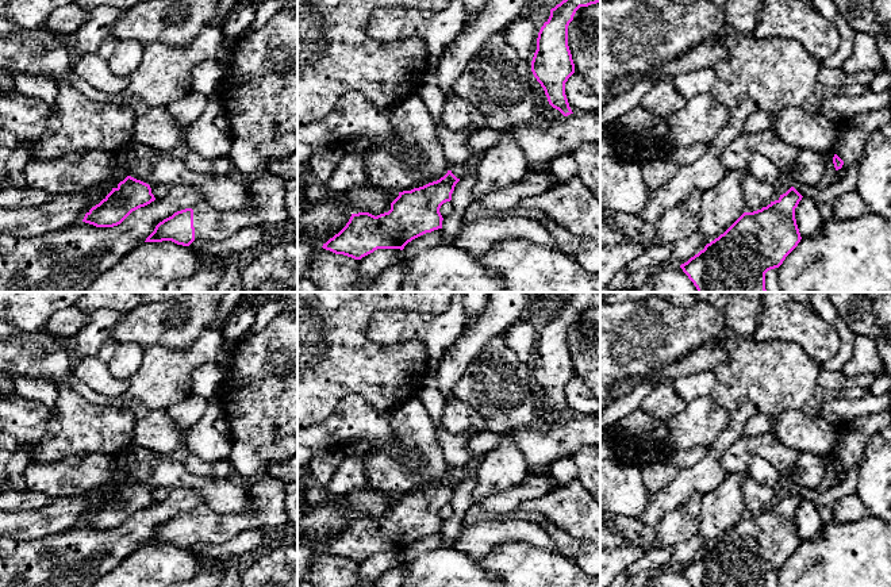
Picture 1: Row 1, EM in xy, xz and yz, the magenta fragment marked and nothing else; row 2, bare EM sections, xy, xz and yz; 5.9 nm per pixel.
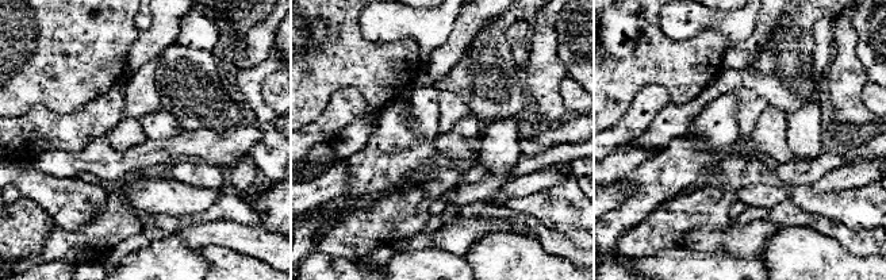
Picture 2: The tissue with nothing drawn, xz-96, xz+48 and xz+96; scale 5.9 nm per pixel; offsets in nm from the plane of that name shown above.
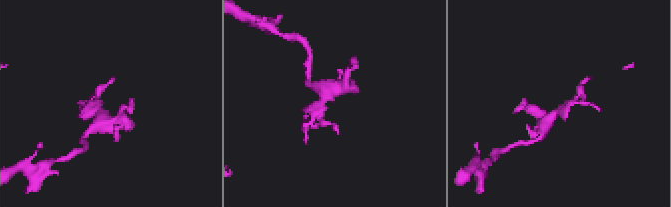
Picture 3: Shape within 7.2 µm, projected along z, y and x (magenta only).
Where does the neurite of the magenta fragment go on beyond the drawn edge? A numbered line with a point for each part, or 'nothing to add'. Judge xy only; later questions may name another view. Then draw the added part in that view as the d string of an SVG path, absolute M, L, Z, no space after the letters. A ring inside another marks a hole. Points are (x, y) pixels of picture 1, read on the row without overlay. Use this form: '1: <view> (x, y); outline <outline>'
1: xy (268, 494); outline M264 475L246 486L254 510L242 514L218 514L207 504L193 510L195 542L222 544L250 529L280 527L289 523L285 510L285 483Z

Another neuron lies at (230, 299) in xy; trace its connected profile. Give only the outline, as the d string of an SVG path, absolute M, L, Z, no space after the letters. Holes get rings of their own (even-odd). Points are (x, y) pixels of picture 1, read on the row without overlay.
M224 292L216 319L207 329L220 329L227 319L233 307L245 296L246 292Z

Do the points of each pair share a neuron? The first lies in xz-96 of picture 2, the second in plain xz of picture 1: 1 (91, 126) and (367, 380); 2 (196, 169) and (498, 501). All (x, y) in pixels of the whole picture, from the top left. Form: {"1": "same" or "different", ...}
{"1": "different", "2": "different"}

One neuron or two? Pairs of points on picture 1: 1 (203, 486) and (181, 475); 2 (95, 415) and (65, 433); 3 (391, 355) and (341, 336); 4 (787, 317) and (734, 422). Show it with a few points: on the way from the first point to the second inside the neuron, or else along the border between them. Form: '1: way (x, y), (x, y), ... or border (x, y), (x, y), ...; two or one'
1: way (198, 483), (187, 480); one
2: way (88, 422), (83, 428), (72, 430); one
3: way (379, 355), (360, 355), (353, 348); one
4: border (751, 337), (757, 341), (787, 340), (805, 350); two

